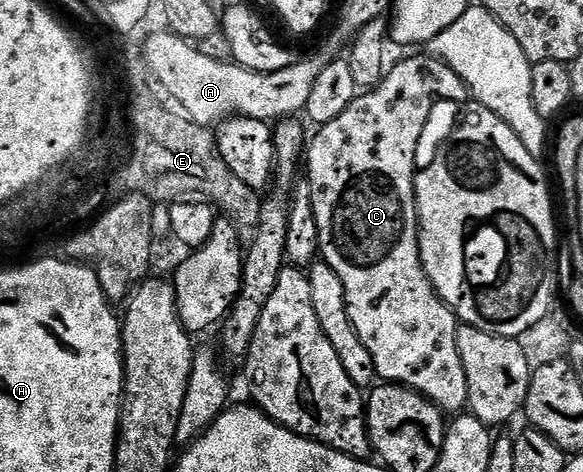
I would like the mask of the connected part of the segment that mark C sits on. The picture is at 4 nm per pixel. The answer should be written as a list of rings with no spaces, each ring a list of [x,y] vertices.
[[[432,55],[425,57],[409,57],[406,61],[401,61],[397,66],[390,68],[386,72],[385,78],[379,82],[374,89],[366,89],[358,92],[357,98],[343,111],[343,115],[331,119],[331,123],[320,126],[316,130],[317,134],[312,134],[311,140],[307,145],[307,165],[309,161],[309,193],[313,197],[313,206],[315,207],[315,223],[319,223],[319,246],[320,256],[343,279],[343,291],[347,299],[347,315],[359,335],[363,339],[363,347],[371,351],[375,359],[377,376],[382,382],[395,385],[406,385],[408,389],[415,390],[416,393],[422,393],[428,397],[433,404],[438,405],[442,411],[449,415],[457,415],[462,412],[469,404],[467,395],[467,375],[463,371],[463,363],[459,359],[459,347],[457,346],[457,326],[459,324],[453,310],[442,301],[441,296],[437,294],[433,284],[429,282],[429,276],[425,274],[425,264],[421,261],[421,234],[417,223],[417,196],[415,187],[417,186],[417,174],[419,164],[417,165],[417,148],[421,145],[421,136],[425,133],[425,128],[429,125],[429,120],[433,117],[433,108],[437,101],[465,101],[470,100],[471,94],[469,88],[455,75],[455,71],[444,61],[437,60]]]

